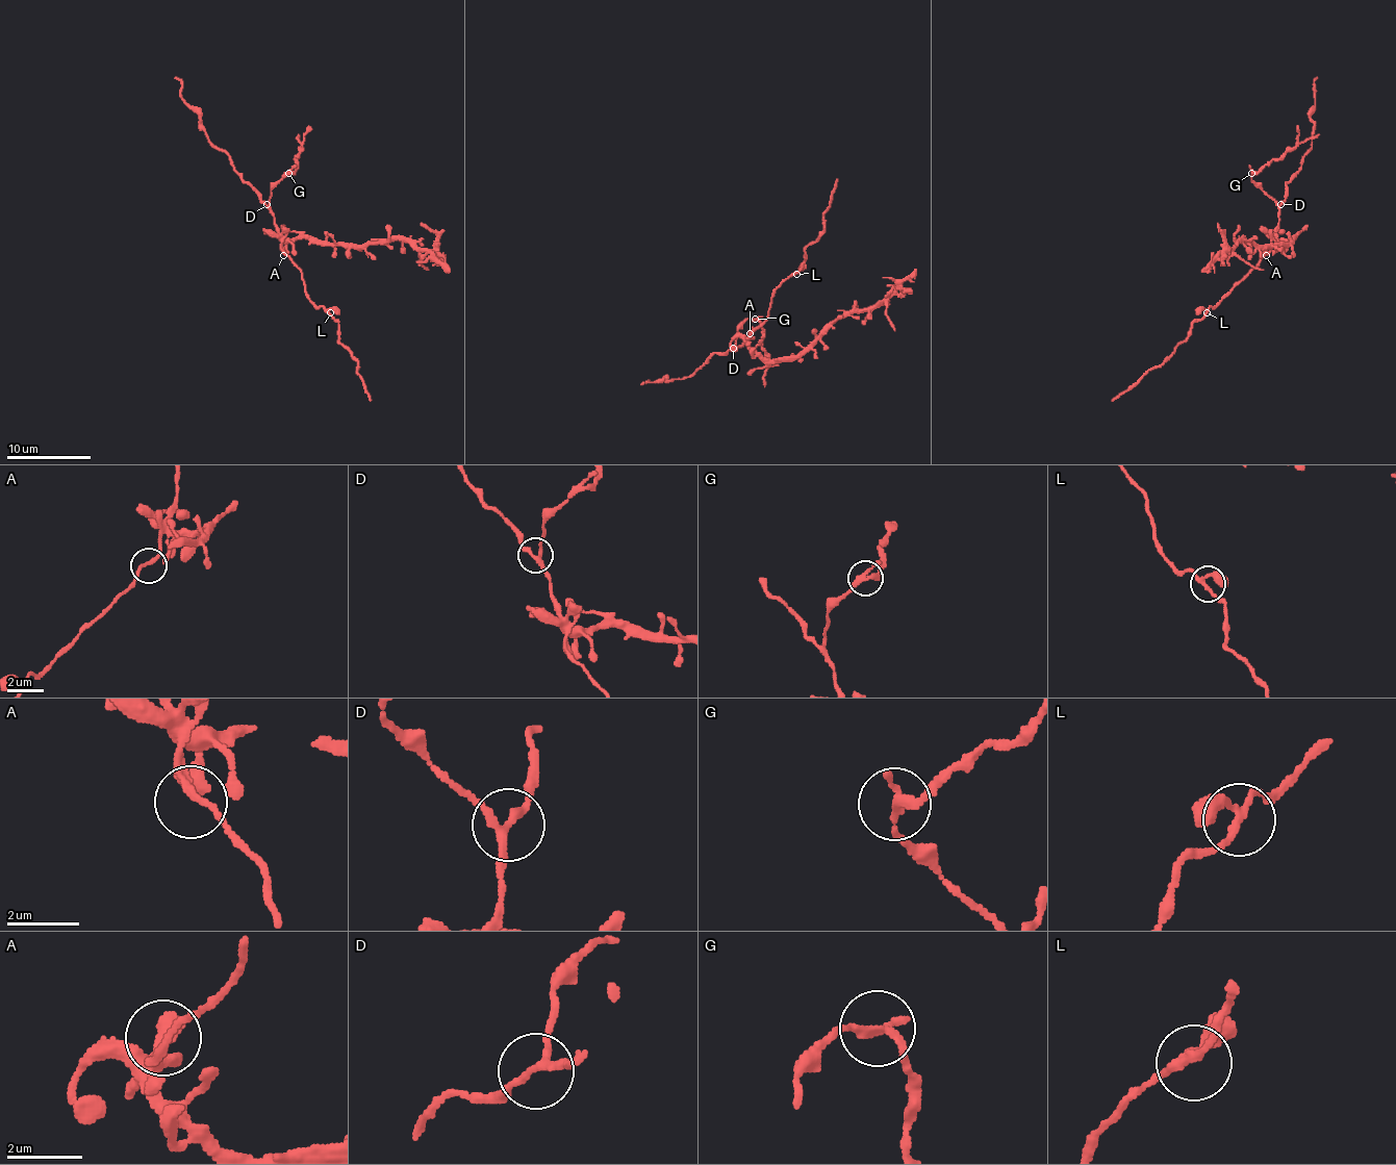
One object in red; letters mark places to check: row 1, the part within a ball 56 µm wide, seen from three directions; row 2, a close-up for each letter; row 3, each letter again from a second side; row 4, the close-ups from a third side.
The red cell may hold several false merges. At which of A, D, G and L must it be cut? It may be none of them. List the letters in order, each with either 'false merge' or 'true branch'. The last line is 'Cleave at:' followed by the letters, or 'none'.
A: true branch
D: true branch
G: false merge
L: true branch
Cleave at: G

